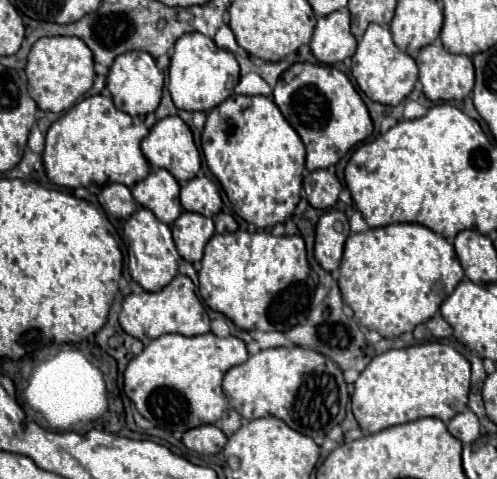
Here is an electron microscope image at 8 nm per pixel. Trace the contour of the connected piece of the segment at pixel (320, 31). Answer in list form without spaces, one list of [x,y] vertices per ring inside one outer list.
[[[338,9],[316,23],[310,49],[320,63],[338,63],[352,57],[356,51],[356,37],[350,33],[350,11]]]

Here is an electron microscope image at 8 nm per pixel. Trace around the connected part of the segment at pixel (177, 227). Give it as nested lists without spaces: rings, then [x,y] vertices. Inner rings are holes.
[[[184,211],[172,223],[172,235],[174,235],[174,243],[182,259],[196,263],[202,259],[204,247],[214,235],[214,221],[200,213]]]

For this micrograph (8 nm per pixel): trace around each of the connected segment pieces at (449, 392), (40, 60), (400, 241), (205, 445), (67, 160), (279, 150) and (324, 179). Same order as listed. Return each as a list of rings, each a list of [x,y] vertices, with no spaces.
[[[440,341],[416,343],[406,349],[390,349],[378,357],[374,357],[368,367],[360,373],[354,383],[352,395],[352,413],[362,427],[364,433],[378,433],[392,425],[402,425],[422,417],[436,417],[448,423],[456,413],[462,413],[468,405],[470,391],[470,363],[462,357],[451,345]]]
[[[42,37],[32,45],[26,63],[28,93],[42,111],[62,113],[70,109],[94,83],[94,57],[78,37]]]
[[[394,223],[364,233],[352,233],[344,245],[344,257],[340,265],[340,293],[346,305],[352,307],[354,317],[366,327],[378,331],[382,337],[400,337],[402,333],[414,331],[416,325],[434,317],[442,301],[456,289],[464,279],[464,269],[456,257],[454,247],[438,233],[424,225]]]
[[[200,425],[182,435],[182,443],[198,453],[220,453],[226,445],[226,435],[216,425]]]
[[[94,95],[76,103],[46,133],[46,149],[42,153],[48,179],[60,187],[88,187],[88,183],[108,185],[122,183],[132,187],[150,173],[150,163],[142,155],[140,143],[148,135],[146,125],[114,107],[110,97]]]
[[[230,95],[224,103],[208,111],[208,121],[202,131],[202,153],[216,181],[226,191],[228,199],[236,207],[236,215],[244,221],[266,229],[276,223],[284,223],[292,217],[294,207],[300,201],[302,193],[302,171],[306,167],[306,151],[300,135],[288,125],[282,117],[280,109],[270,97],[246,97],[246,95]]]
[[[318,169],[314,173],[306,173],[306,177],[304,177],[304,193],[306,193],[308,203],[322,211],[326,211],[338,203],[340,189],[342,189],[342,185],[340,185],[338,177],[328,169]]]

